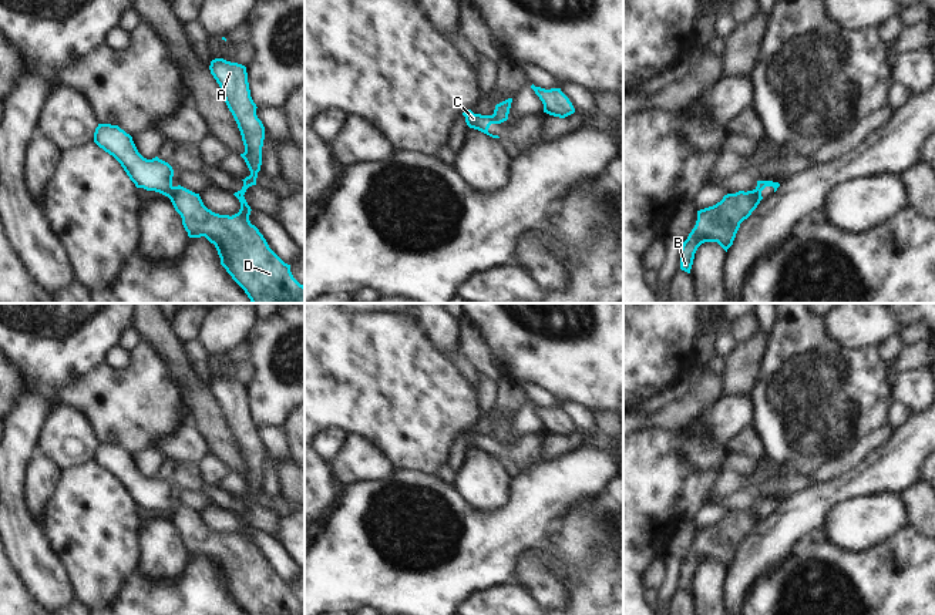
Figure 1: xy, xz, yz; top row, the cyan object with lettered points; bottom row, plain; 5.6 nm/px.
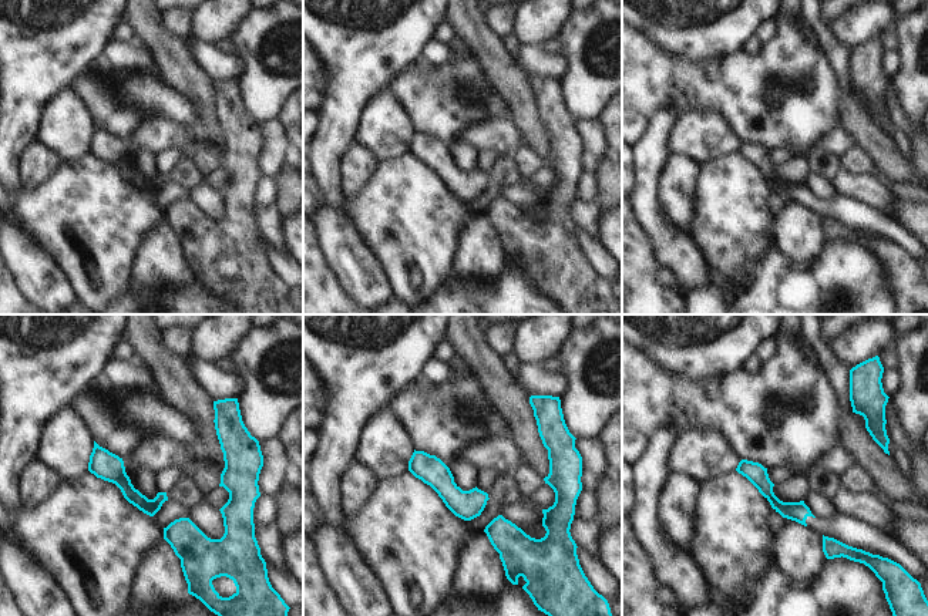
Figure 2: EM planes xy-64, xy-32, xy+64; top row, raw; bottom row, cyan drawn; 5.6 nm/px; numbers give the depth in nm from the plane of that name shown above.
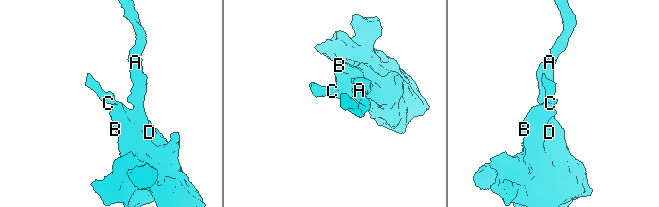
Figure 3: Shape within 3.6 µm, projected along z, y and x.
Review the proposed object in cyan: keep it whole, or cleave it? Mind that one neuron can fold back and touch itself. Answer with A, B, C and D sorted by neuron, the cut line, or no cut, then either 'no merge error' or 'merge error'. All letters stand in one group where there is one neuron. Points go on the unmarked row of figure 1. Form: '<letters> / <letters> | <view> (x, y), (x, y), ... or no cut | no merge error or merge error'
A B D / C | xy (175, 506), (168, 516) | merge error

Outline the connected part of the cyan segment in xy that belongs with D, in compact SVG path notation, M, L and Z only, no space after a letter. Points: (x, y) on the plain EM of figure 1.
M223 377L209 384L219 403L225 421L232 431L242 454L245 478L250 494L241 510L233 514L241 521L238 532L219 534L208 528L199 512L181 504L169 515L189 557L205 555L215 564L221 584L248 615L305 615L305 605L268 564L259 548L250 542L250 525L245 518L249 505L256 504L262 484L265 446L256 434L256 423L250 416L246 386Z

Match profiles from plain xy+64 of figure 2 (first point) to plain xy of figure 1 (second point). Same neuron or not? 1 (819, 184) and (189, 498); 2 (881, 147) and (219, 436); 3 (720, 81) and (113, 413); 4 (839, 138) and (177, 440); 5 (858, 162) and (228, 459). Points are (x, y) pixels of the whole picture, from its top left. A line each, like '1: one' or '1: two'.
1: one
2: one
3: one
4: one
5: two

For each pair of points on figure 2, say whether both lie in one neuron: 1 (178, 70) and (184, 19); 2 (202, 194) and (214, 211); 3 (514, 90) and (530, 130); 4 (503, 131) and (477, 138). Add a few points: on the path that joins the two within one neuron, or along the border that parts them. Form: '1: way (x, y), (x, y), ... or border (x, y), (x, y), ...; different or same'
1: border (161, 14), (161, 23), (182, 40); different
2: way (205, 198), (212, 206); same
3: way (520, 100), (527, 120); same
4: way (497, 135), (483, 137); same

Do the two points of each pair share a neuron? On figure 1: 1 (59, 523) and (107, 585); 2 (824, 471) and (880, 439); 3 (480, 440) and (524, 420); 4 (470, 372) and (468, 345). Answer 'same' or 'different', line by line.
1: same
2: same
3: different
4: different

